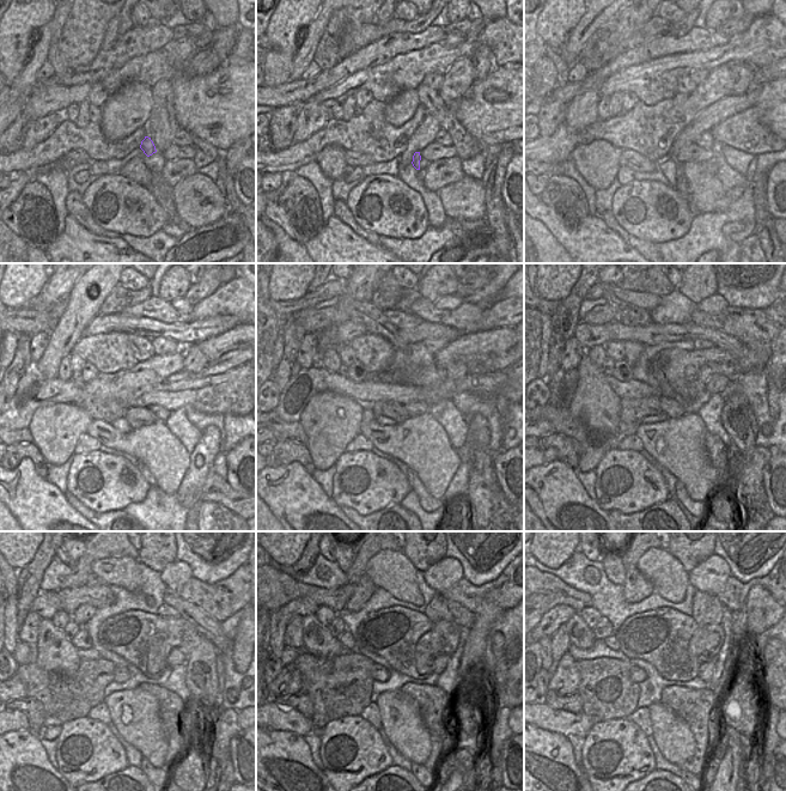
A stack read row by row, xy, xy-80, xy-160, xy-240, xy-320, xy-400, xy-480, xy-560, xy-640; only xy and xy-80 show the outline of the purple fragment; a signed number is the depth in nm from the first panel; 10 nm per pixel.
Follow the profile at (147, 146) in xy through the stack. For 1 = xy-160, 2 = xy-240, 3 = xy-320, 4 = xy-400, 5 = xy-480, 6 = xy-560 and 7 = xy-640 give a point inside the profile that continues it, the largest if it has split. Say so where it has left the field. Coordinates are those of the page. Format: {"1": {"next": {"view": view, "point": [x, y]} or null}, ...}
{"1": {"next": {"view": "xy-160", "point": [682, 186]}}, "2": {"next": {"view": "xy-240", "point": [150, 479]}}, "3": {"next": {"view": "xy-320", "point": [427, 502]}}, "4": {"next": {"view": "xy-400", "point": [692, 506]}}, "5": {"next": {"view": "xy-480", "point": [156, 774]}}, "6": {"next": {"view": "xy-560", "point": [419, 771]}}, "7": {"next": {"view": "xy-640", "point": [686, 774]}}}

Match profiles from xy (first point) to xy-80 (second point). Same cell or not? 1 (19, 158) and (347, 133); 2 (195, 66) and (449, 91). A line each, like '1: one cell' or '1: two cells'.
1: one cell
2: one cell

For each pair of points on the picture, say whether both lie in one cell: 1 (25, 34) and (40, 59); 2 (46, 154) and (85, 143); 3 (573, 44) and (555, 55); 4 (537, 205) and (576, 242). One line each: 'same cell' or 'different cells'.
1: different cells
2: same cell
3: different cells
4: same cell

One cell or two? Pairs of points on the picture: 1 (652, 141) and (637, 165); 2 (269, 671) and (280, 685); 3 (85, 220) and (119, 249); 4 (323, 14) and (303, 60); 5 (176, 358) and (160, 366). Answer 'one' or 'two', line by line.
1: two
2: two
3: two
4: one
5: one

